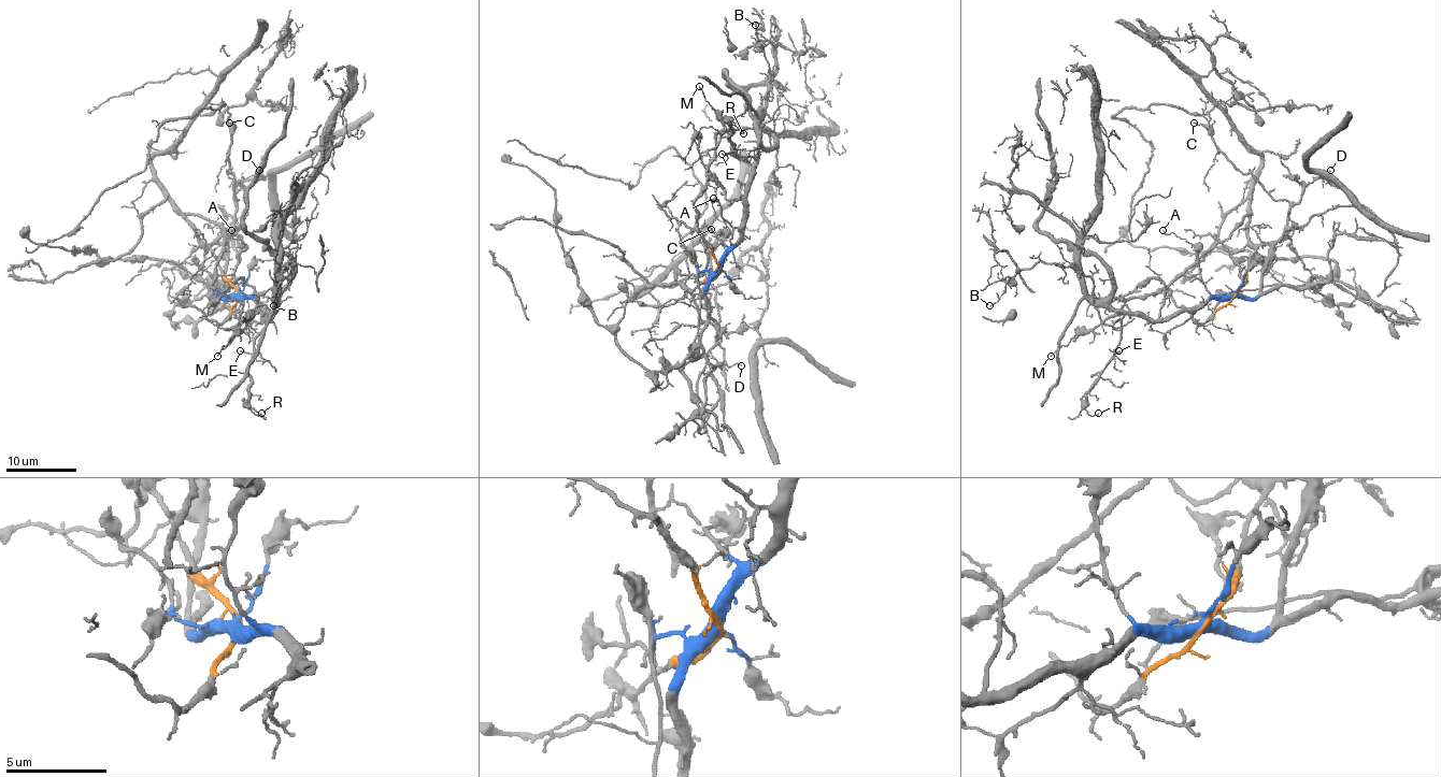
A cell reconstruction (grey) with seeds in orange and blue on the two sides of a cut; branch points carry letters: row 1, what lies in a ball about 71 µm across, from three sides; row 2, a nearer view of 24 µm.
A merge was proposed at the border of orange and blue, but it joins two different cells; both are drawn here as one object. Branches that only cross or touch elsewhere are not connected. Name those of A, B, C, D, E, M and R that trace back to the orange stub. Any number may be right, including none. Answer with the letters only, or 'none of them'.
none of them

